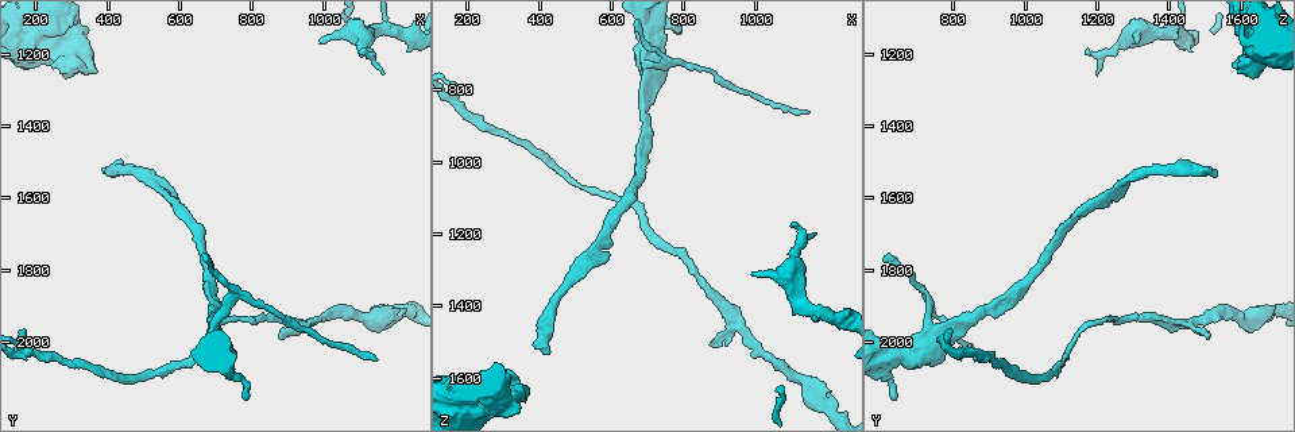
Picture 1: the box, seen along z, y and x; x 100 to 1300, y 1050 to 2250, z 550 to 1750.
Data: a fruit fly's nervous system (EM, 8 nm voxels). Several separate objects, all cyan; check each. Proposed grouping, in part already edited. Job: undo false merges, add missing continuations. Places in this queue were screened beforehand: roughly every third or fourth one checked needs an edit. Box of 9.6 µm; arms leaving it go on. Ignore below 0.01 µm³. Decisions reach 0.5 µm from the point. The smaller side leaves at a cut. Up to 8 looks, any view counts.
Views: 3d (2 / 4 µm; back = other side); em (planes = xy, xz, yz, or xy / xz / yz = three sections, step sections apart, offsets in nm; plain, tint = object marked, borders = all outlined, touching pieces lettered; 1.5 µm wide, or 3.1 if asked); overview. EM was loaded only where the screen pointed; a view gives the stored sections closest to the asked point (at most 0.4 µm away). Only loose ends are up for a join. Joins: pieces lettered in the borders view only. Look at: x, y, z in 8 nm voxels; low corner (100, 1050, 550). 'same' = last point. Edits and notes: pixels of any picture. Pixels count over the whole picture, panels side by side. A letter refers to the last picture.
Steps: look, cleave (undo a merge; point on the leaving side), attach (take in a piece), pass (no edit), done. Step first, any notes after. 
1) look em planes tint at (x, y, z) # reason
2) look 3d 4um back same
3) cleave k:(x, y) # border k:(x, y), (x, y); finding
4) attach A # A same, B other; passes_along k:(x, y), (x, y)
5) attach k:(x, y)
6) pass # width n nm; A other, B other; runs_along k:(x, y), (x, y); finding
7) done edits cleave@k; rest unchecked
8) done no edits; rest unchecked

look 3d 4um at (420, 1530, 1540) # long arm stops here

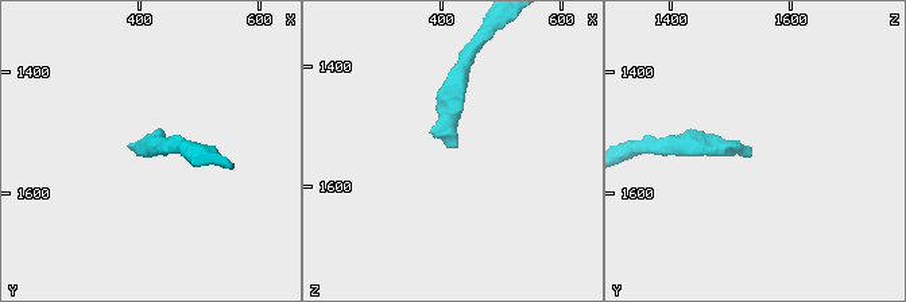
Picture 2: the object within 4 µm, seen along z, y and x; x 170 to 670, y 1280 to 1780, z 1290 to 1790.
look em planes borders at (415, 1535, 1540) # now the EM

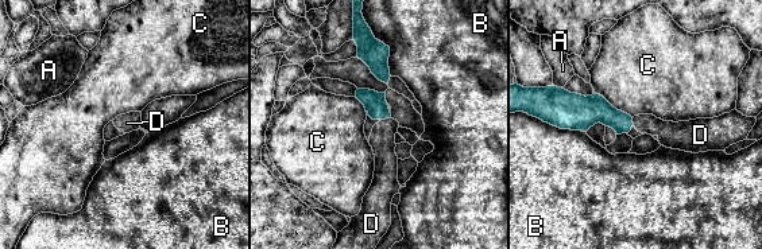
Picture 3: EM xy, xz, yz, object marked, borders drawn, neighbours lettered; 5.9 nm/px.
attach D # longest_contact B 300 nm; A other, B other, C other, D same; the neuron continues

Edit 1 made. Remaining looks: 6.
look overview

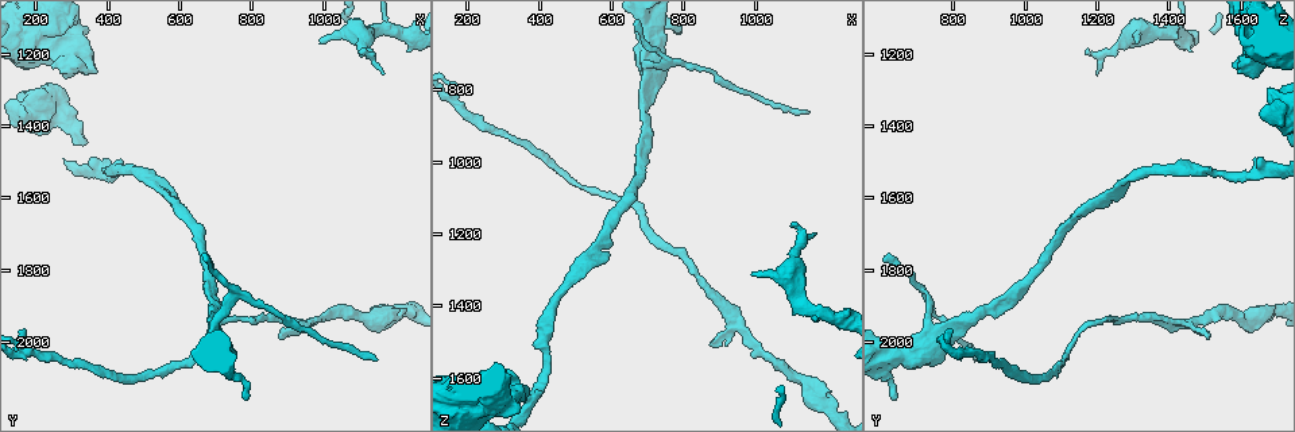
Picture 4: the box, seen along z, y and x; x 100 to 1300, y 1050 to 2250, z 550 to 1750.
look em planes borders at (340, 1240, 1590) # stops while still wide

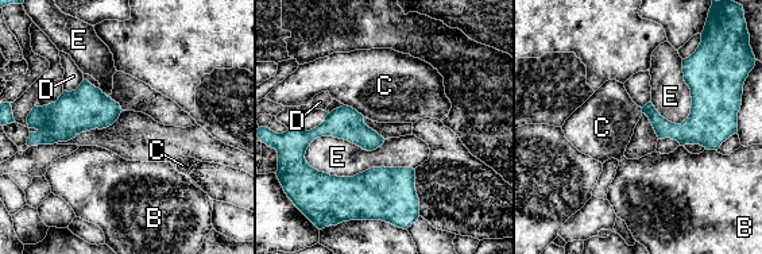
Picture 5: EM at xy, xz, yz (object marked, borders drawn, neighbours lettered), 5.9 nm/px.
pass # B other, C other, D other, E other; no lettered piece goes on from it

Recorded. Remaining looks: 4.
look em planes tint at (1100, 1180, 1180) # an open end

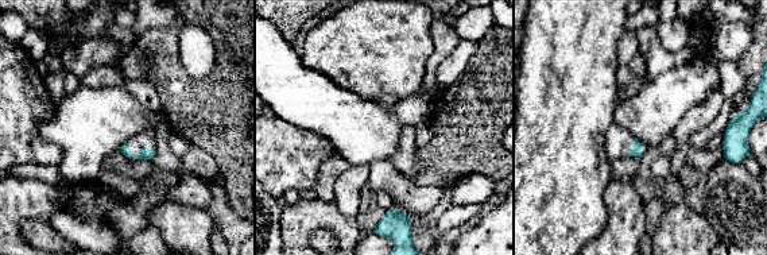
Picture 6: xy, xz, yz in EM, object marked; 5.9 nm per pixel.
look em planes borders same # see the neighbours

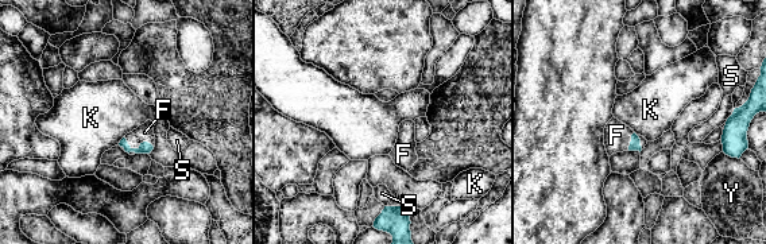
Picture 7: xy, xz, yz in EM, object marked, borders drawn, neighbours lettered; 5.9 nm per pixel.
attach F # F same, K other, S other, Y other; it goes on there

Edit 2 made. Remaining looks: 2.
done edits attach@3, attach@7; rest unchecked

